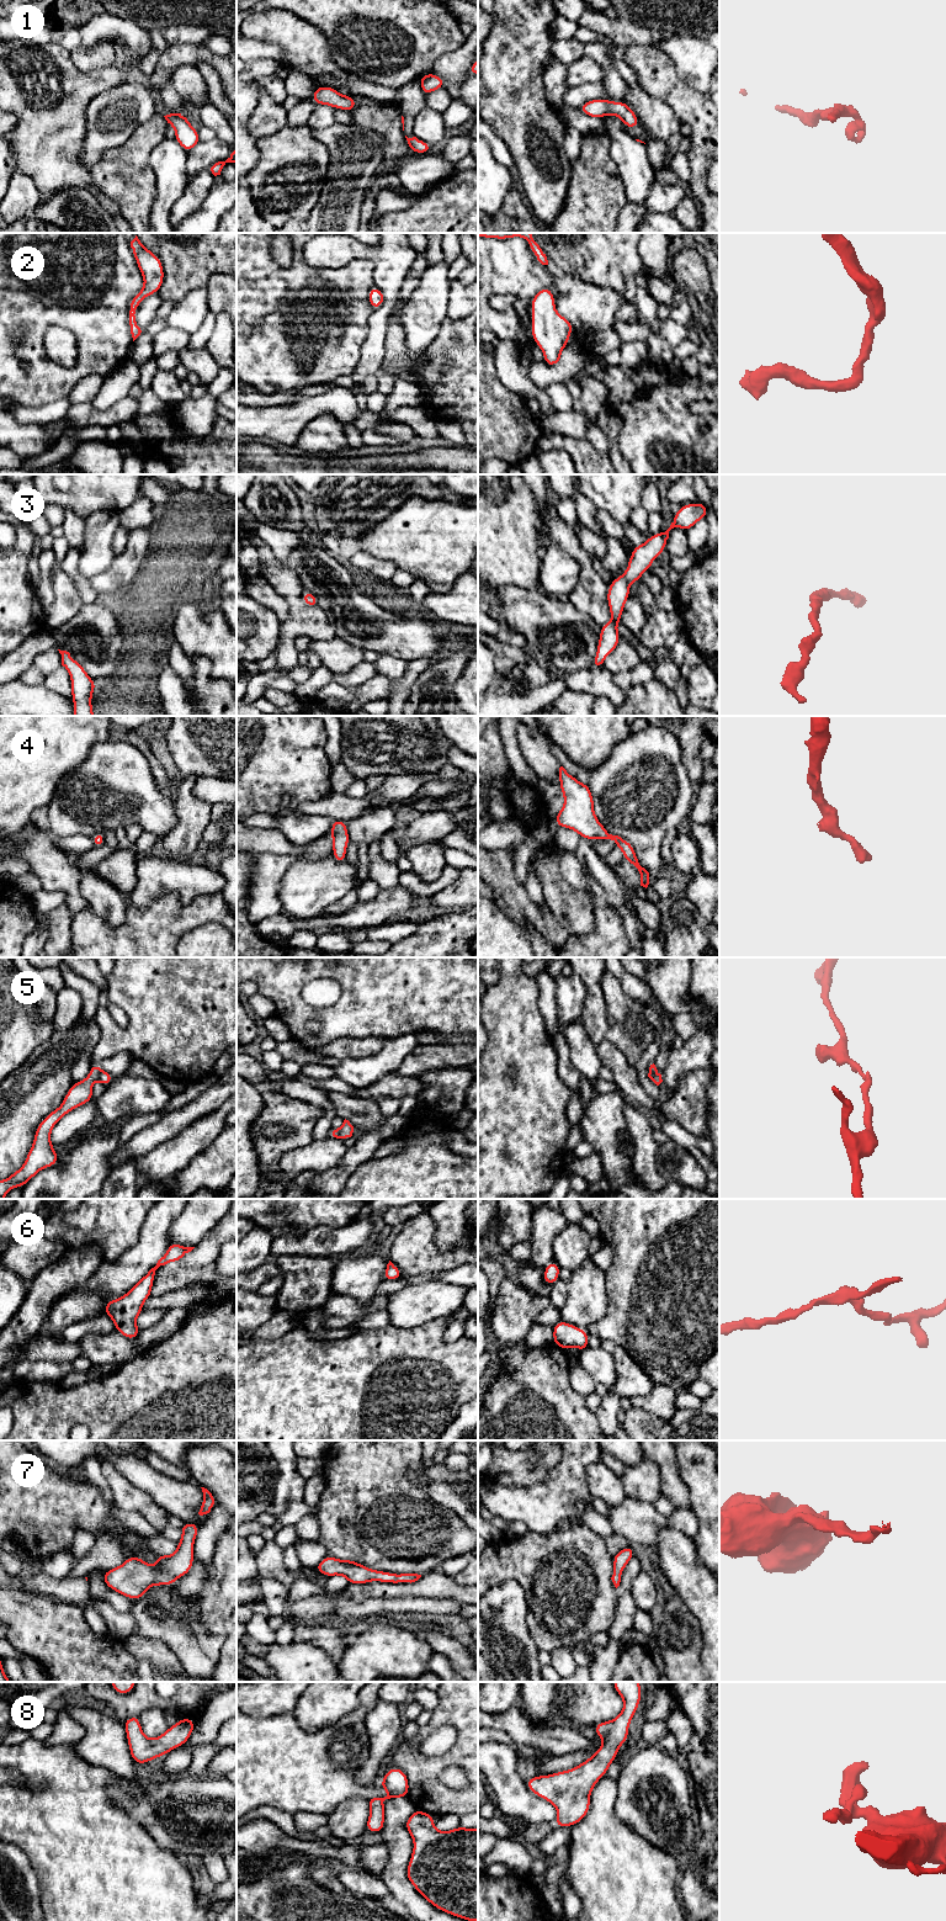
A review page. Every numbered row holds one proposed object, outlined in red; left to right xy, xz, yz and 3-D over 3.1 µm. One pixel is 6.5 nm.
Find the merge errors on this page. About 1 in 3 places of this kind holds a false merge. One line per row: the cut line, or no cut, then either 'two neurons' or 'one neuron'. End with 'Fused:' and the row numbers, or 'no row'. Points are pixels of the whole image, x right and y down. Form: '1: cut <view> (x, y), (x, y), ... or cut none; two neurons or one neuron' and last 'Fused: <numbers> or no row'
1: cut none; one neuron
2: cut none; one neuron
3: cut none; one neuron
4: cut none; one neuron
5: cut xz (338, 1129), (339, 1137); two neurons
6: cut none; one neuron
7: cut none; one neuron
8: cut none; one neuron
Fused: 5

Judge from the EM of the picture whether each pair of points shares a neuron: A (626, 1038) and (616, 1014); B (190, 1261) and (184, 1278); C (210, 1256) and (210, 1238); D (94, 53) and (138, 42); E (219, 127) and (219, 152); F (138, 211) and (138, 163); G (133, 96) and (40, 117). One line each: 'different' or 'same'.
A: same
B: different
C: same
D: different
E: different
F: same
G: different

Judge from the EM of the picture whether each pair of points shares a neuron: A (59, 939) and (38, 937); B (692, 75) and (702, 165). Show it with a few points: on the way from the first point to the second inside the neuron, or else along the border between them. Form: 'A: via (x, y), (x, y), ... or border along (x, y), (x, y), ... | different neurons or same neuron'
A: border along (36, 927), (42, 927), (47, 932), (46, 944) | different neurons
B: border along (675, 65), (676, 74), (683, 80), (706, 93) | different neurons

